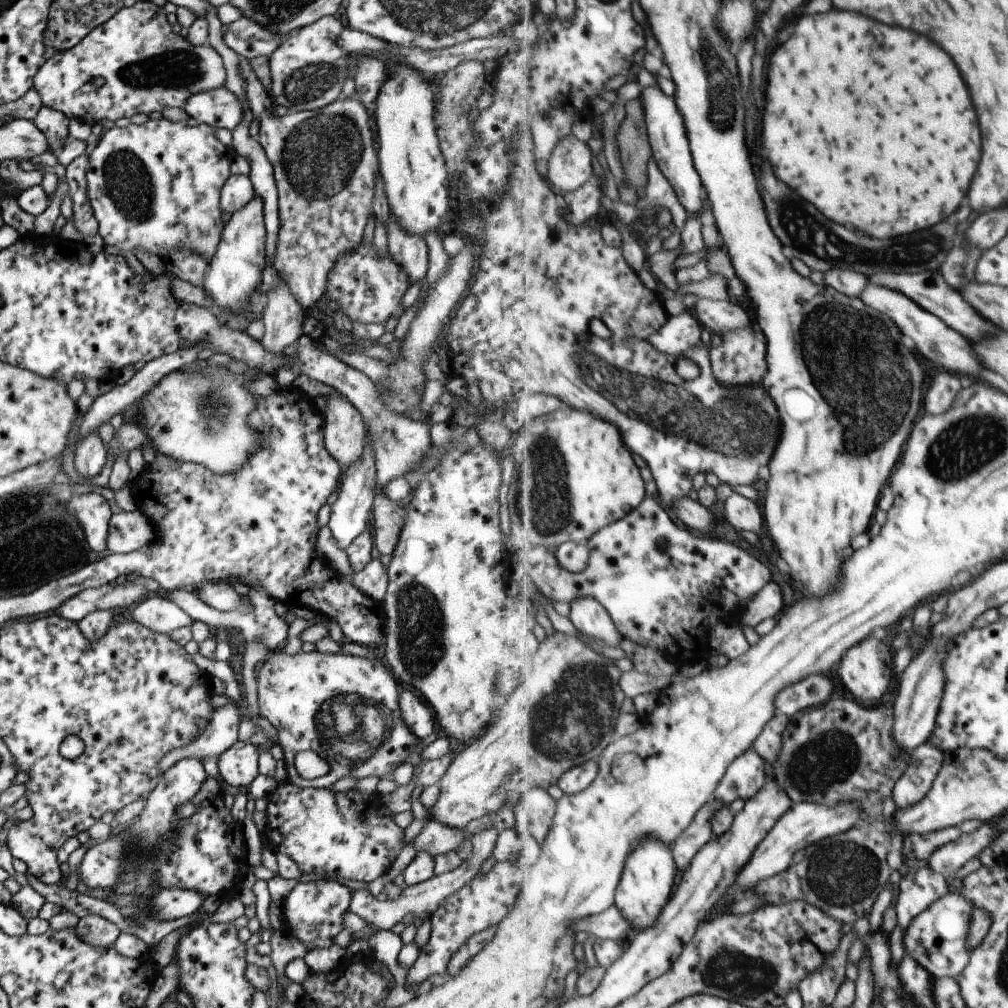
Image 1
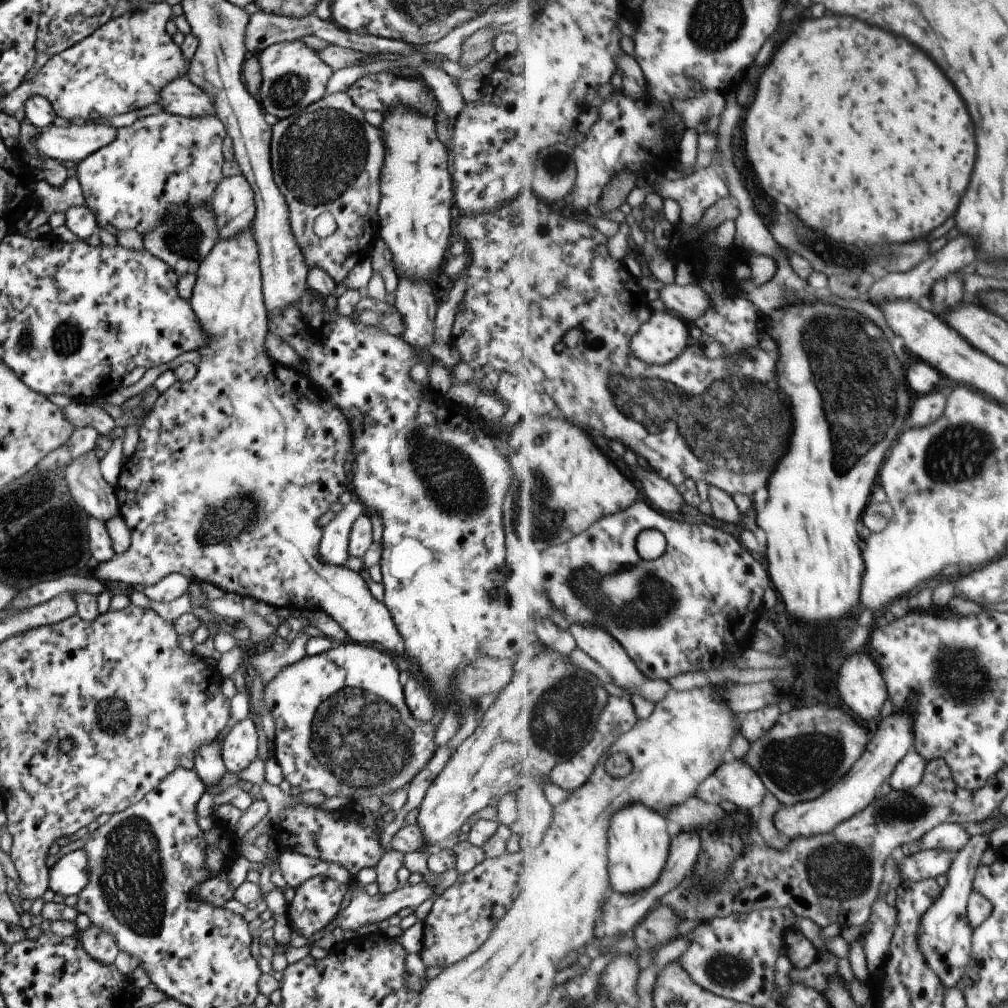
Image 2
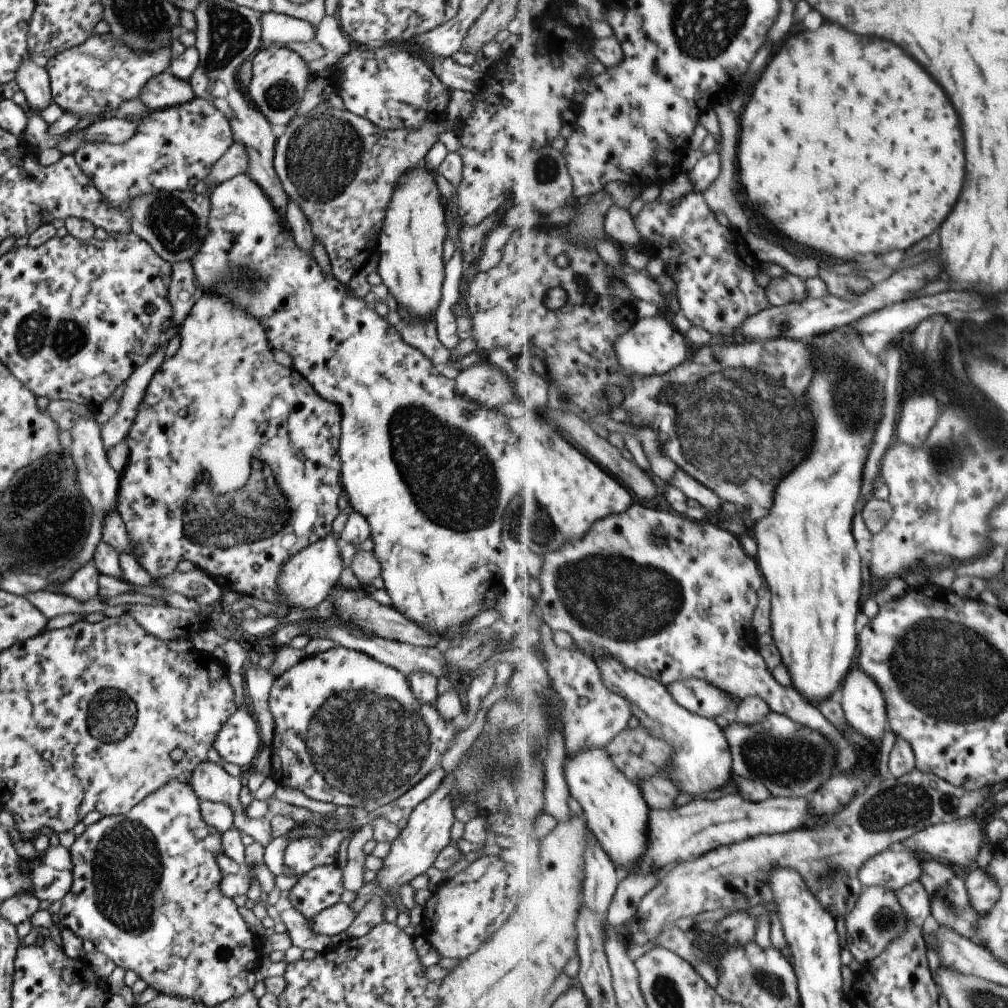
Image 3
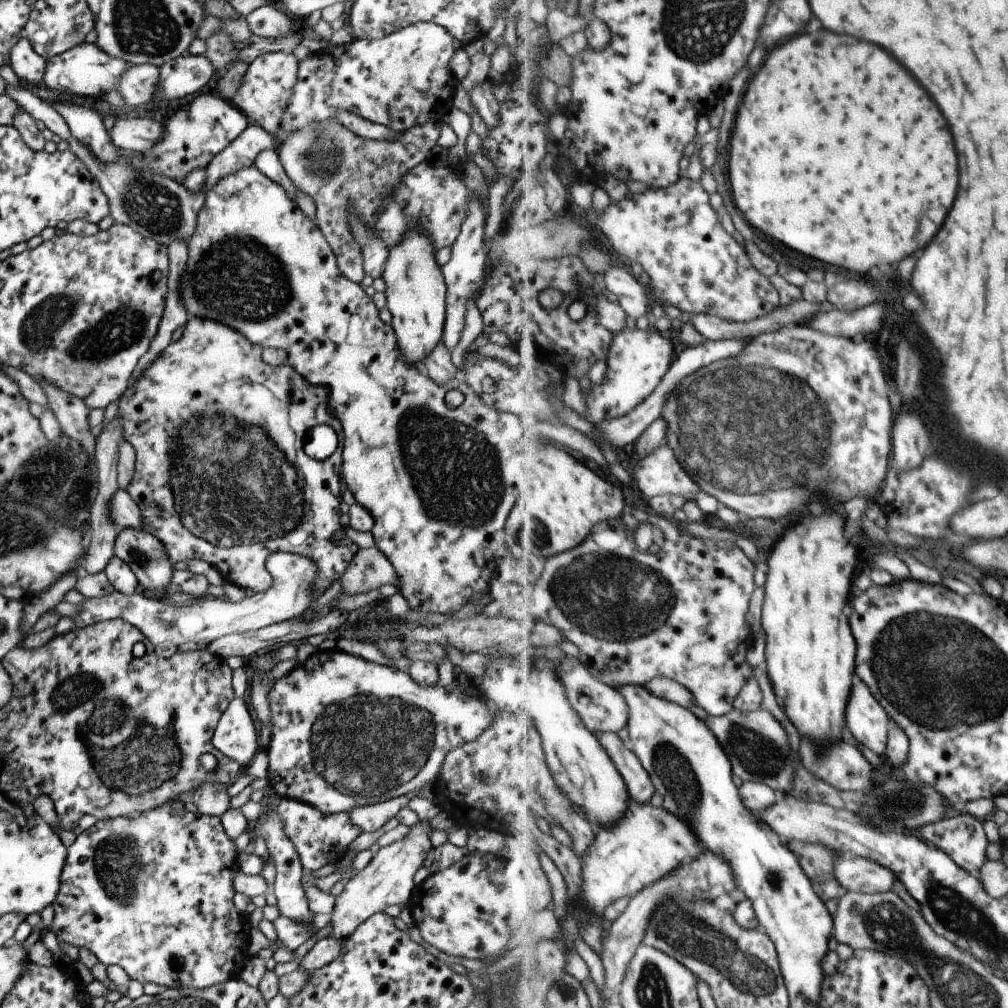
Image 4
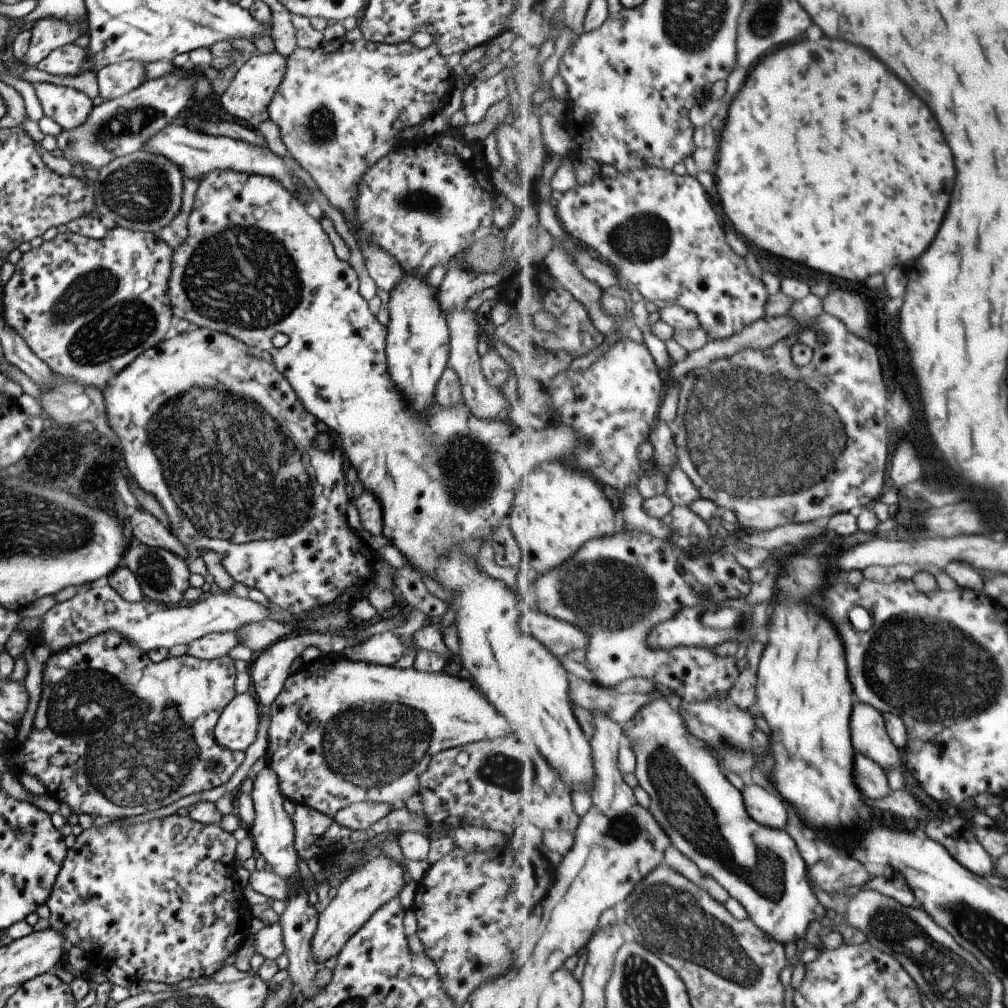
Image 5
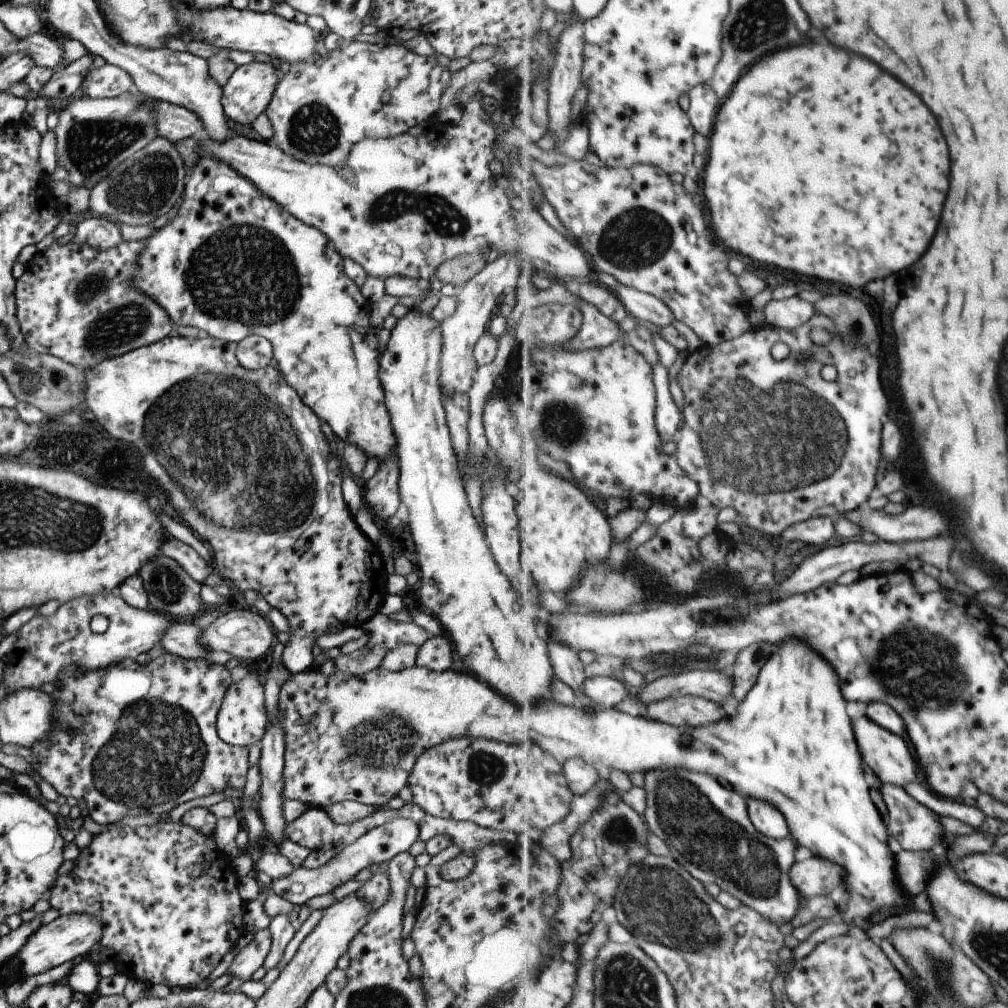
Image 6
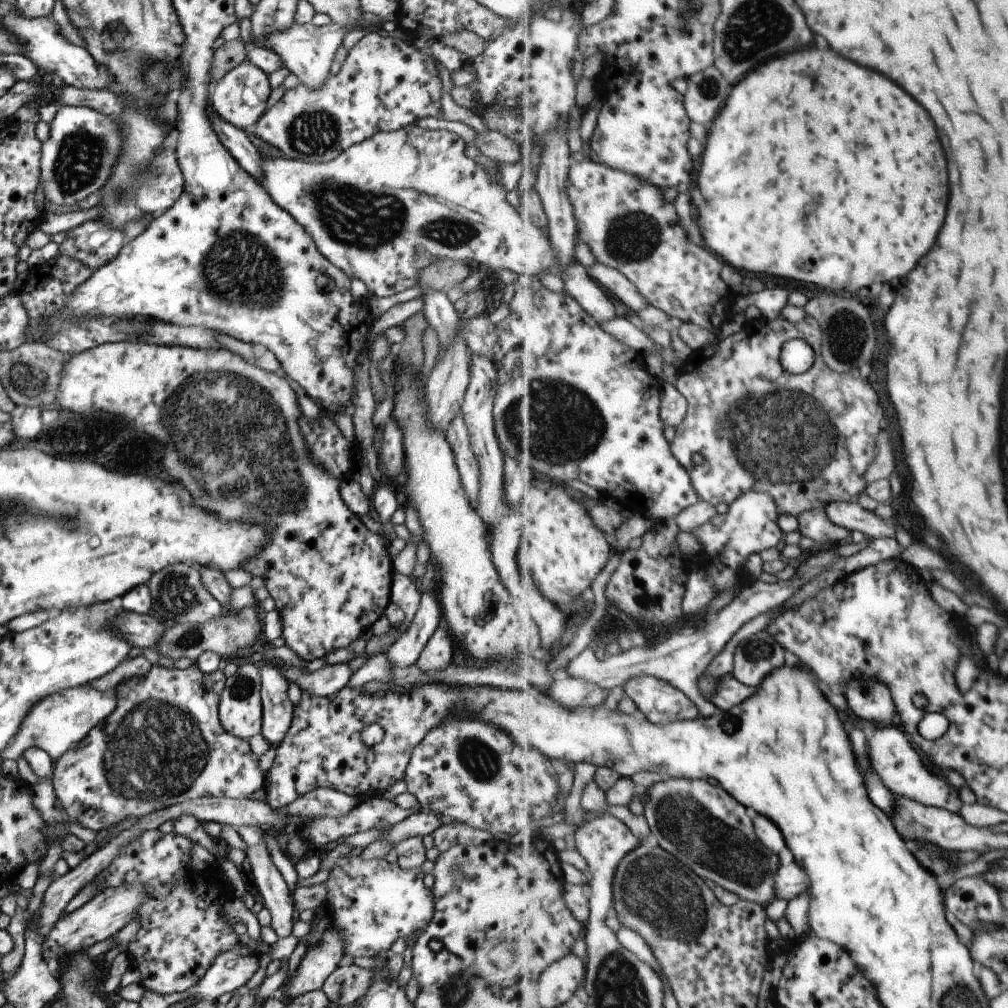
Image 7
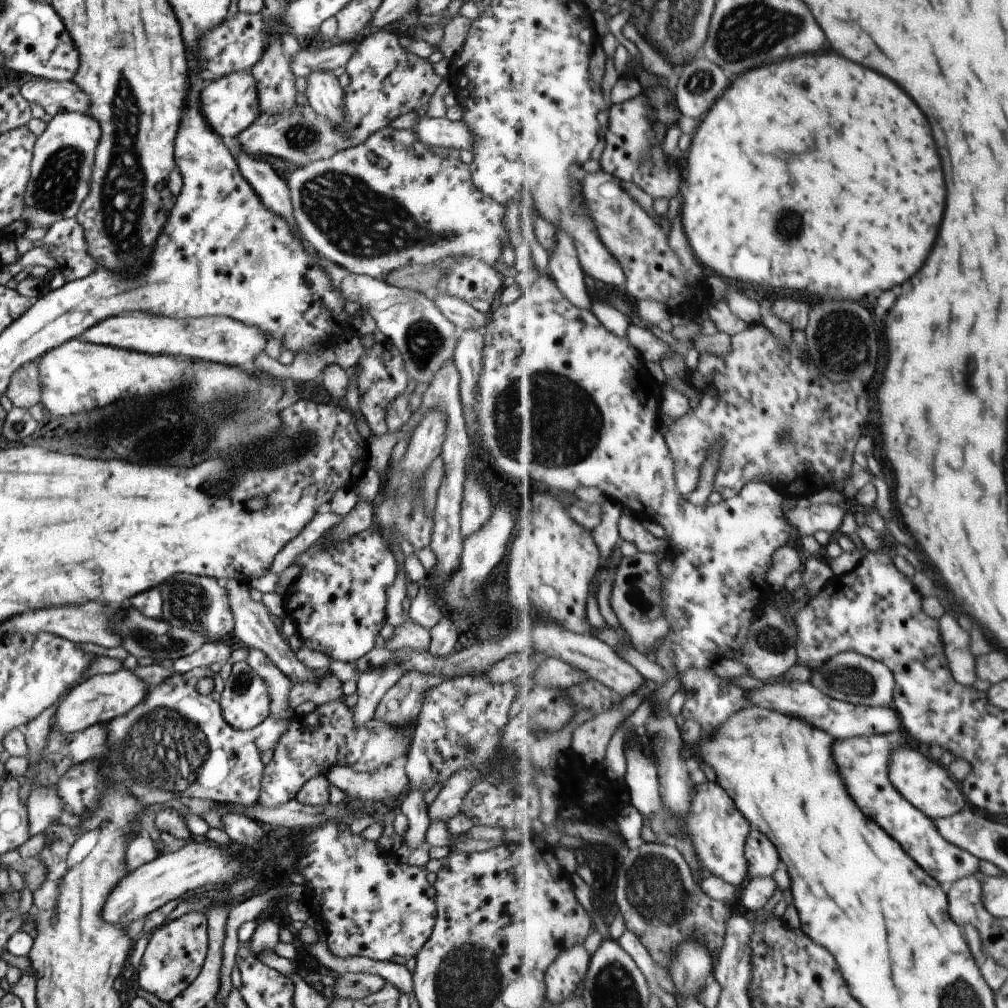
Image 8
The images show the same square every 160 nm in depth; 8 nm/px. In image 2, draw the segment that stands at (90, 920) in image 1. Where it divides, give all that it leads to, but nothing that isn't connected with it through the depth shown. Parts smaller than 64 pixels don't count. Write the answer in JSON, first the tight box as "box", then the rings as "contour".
{"box":[76,923,118,965],"contour":[[[89,923],[84,929],[76,930],[78,942],[91,958],[110,965],[118,952],[113,935],[96,924]]]}

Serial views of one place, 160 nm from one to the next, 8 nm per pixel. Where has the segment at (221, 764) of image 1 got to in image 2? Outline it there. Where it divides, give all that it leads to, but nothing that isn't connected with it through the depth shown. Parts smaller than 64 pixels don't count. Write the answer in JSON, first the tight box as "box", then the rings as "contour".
{"box":[220,717,258,774],"contour":[[[251,717],[236,722],[222,739],[220,753],[226,772],[237,774],[258,756],[258,733]]]}

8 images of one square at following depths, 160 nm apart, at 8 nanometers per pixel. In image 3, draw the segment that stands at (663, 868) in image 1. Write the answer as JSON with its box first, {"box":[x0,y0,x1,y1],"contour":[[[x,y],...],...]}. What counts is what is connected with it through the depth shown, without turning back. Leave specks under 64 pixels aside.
{"box":[564,749,652,876],"contour":[[[591,749],[571,757],[564,768],[572,795],[581,803],[592,834],[607,851],[616,868],[625,876],[637,871],[650,847],[652,808],[638,784],[615,766],[605,749]]]}

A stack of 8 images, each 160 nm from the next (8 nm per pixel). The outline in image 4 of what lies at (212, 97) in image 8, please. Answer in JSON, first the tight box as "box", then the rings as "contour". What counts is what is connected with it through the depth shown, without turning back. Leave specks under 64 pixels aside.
{"box":[229,51,298,133],"contour":[[[273,51],[256,56],[248,62],[241,84],[229,101],[237,107],[249,124],[260,126],[263,130],[274,133],[280,126],[280,118],[297,82],[298,59],[293,53]]]}

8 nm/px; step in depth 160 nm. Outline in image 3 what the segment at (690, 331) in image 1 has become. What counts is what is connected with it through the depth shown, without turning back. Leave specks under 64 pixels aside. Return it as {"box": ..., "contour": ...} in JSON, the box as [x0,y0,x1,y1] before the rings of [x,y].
{"box":[615,315,689,378],"contour":[[[654,315],[639,319],[623,335],[618,338],[615,350],[623,368],[634,378],[647,375],[667,374],[683,364],[689,356],[687,337],[675,329],[665,316]]]}

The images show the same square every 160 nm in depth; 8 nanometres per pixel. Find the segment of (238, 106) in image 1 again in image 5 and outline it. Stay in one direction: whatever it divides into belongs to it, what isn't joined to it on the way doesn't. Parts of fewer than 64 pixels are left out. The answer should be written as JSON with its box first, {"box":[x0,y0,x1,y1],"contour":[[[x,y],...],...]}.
{"box":[95,62,145,101],"contour":[[[121,62],[96,70],[95,78],[98,96],[109,101],[121,98],[144,84],[145,68],[139,62]]]}

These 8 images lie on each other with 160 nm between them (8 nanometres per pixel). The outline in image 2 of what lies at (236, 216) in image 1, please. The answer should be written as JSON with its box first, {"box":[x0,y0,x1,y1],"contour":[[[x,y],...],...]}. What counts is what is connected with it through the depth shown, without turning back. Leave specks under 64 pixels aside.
{"box":[89,226,401,653],"contour":[[[252,226],[243,229],[226,239],[216,239],[212,249],[203,258],[194,275],[192,295],[188,298],[198,324],[208,334],[210,342],[197,350],[201,355],[196,364],[196,373],[189,382],[174,381],[160,392],[143,422],[138,428],[138,442],[127,462],[122,464],[117,482],[114,484],[118,512],[123,517],[130,534],[130,545],[118,556],[108,561],[94,563],[89,578],[105,584],[126,586],[138,589],[158,583],[164,576],[179,573],[189,582],[205,583],[220,588],[224,592],[238,594],[261,601],[274,608],[287,608],[295,611],[324,612],[335,620],[349,640],[360,645],[376,646],[388,653],[396,653],[401,640],[387,607],[376,601],[366,588],[361,574],[344,566],[335,566],[318,557],[318,546],[322,529],[317,526],[317,518],[327,512],[329,505],[349,487],[349,472],[345,462],[351,440],[348,437],[348,424],[342,412],[325,403],[326,397],[314,387],[307,374],[295,368],[284,366],[269,358],[263,348],[263,338],[268,332],[266,310],[262,301],[258,252]]]}

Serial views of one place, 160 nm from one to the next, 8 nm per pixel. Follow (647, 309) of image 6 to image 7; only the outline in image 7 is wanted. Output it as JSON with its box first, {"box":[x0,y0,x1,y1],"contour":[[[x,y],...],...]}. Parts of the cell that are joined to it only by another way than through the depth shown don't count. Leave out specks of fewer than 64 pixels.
{"box":[588,262,650,313],"contour":[[[596,262],[588,268],[588,271],[603,288],[607,288],[613,296],[617,296],[623,304],[635,312],[638,313],[650,305],[648,298],[637,288],[637,285],[620,270]]]}

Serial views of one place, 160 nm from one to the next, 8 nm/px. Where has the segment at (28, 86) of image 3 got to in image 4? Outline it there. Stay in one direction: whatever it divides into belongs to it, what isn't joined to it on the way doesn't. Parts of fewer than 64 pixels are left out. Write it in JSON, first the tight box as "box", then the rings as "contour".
{"box":[8,35,45,85],"contour":[[[21,35],[21,38],[13,45],[8,60],[8,65],[19,80],[35,85],[42,82],[45,68],[44,58],[33,52],[25,36]]]}

